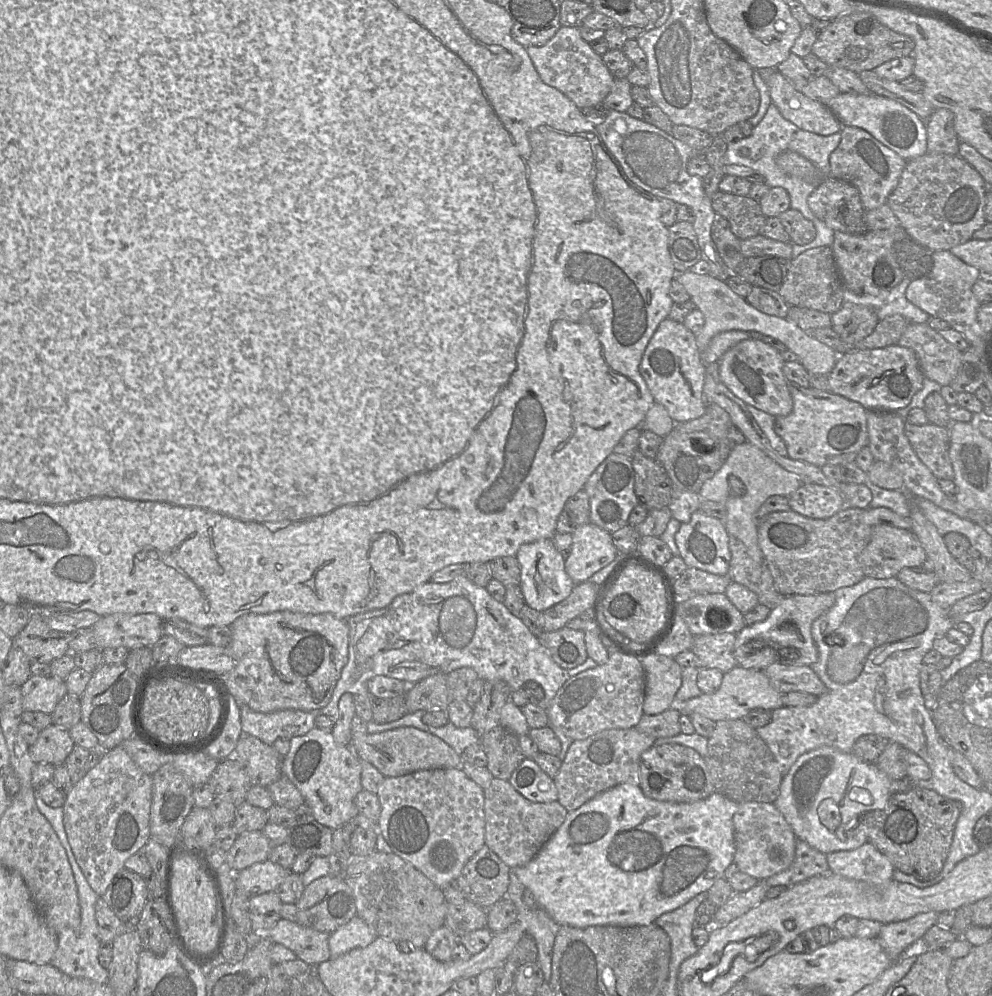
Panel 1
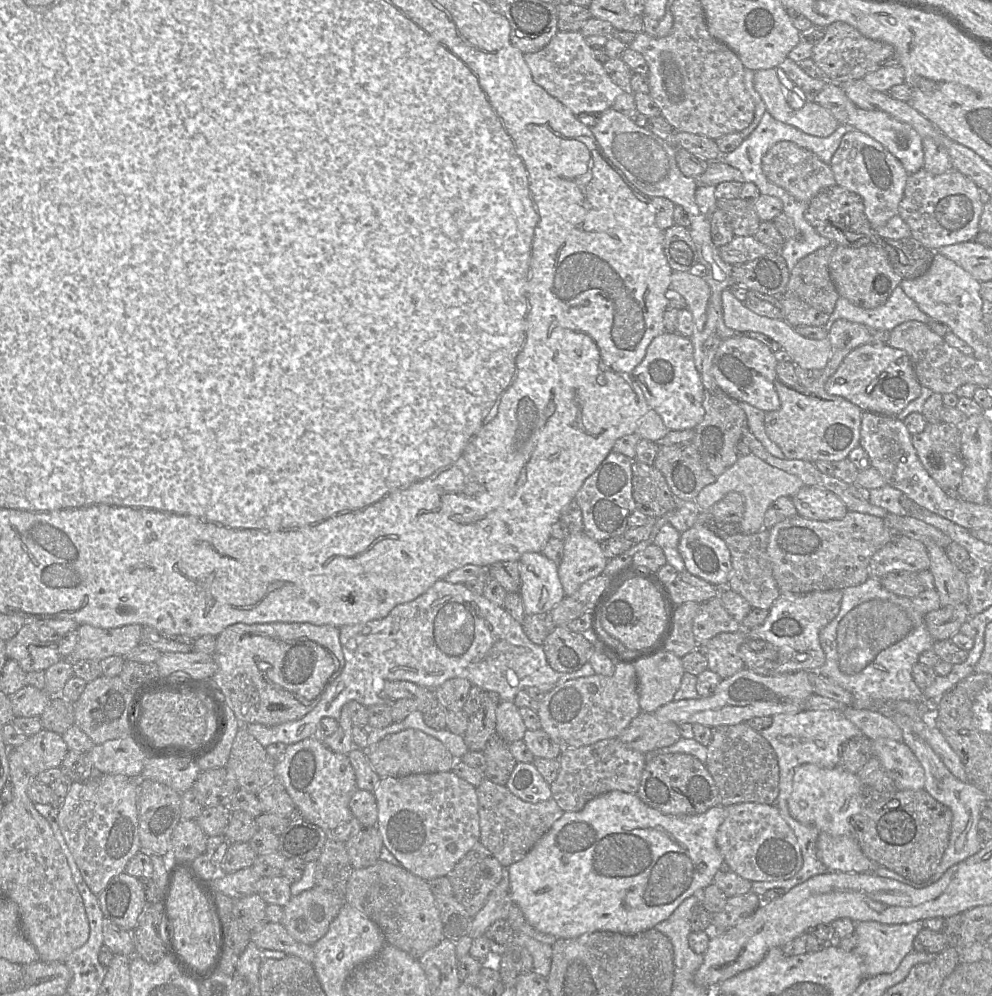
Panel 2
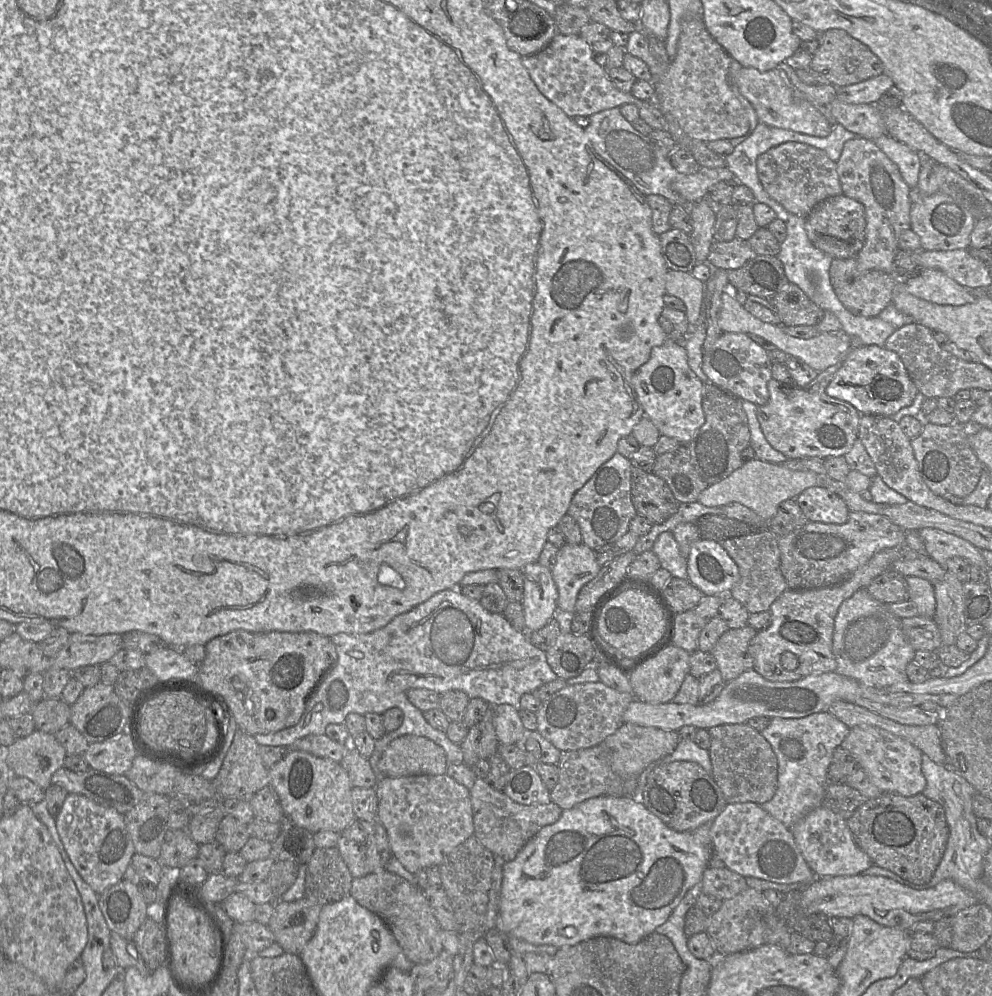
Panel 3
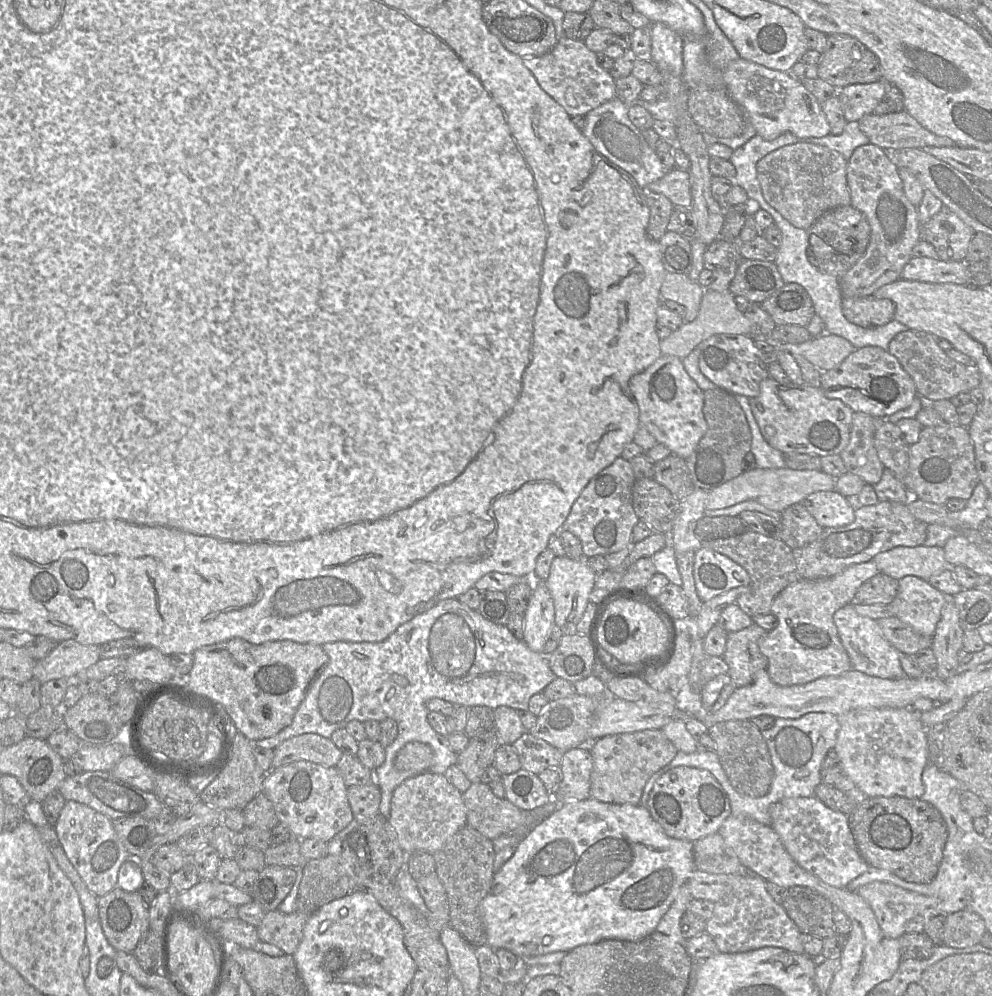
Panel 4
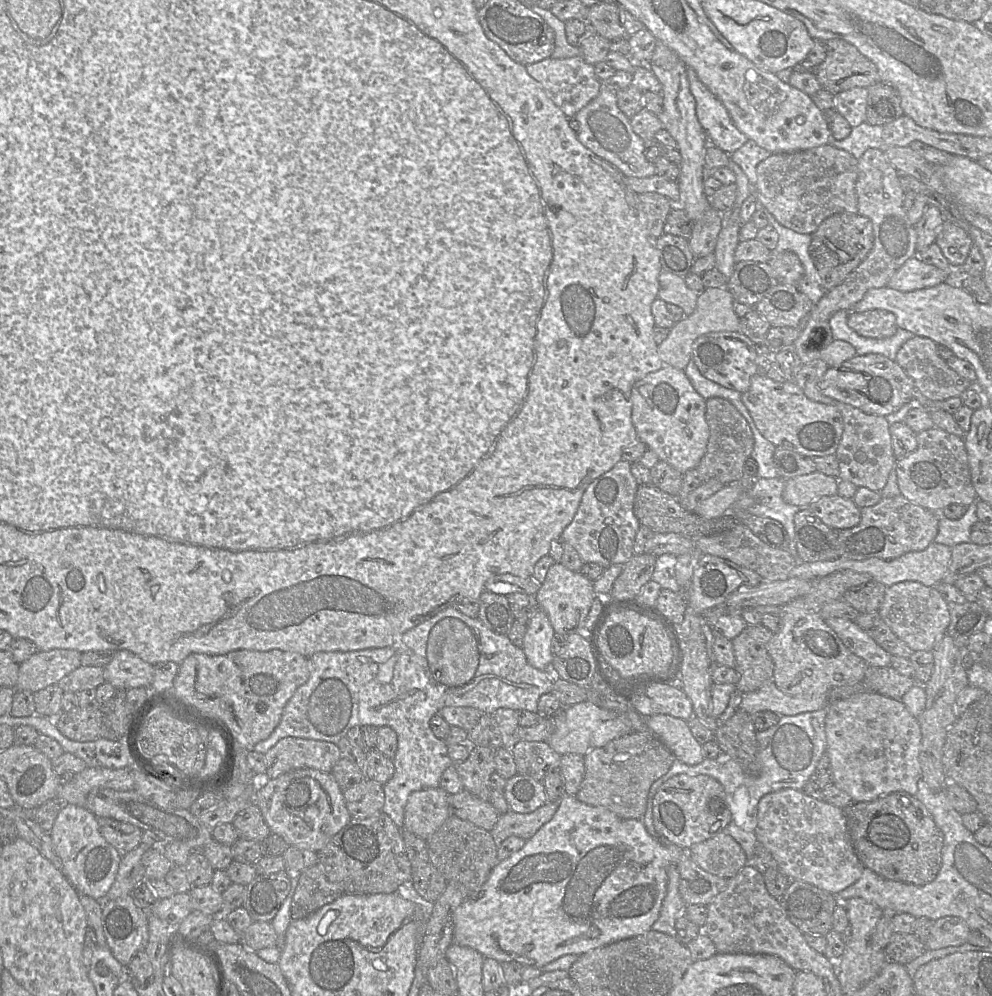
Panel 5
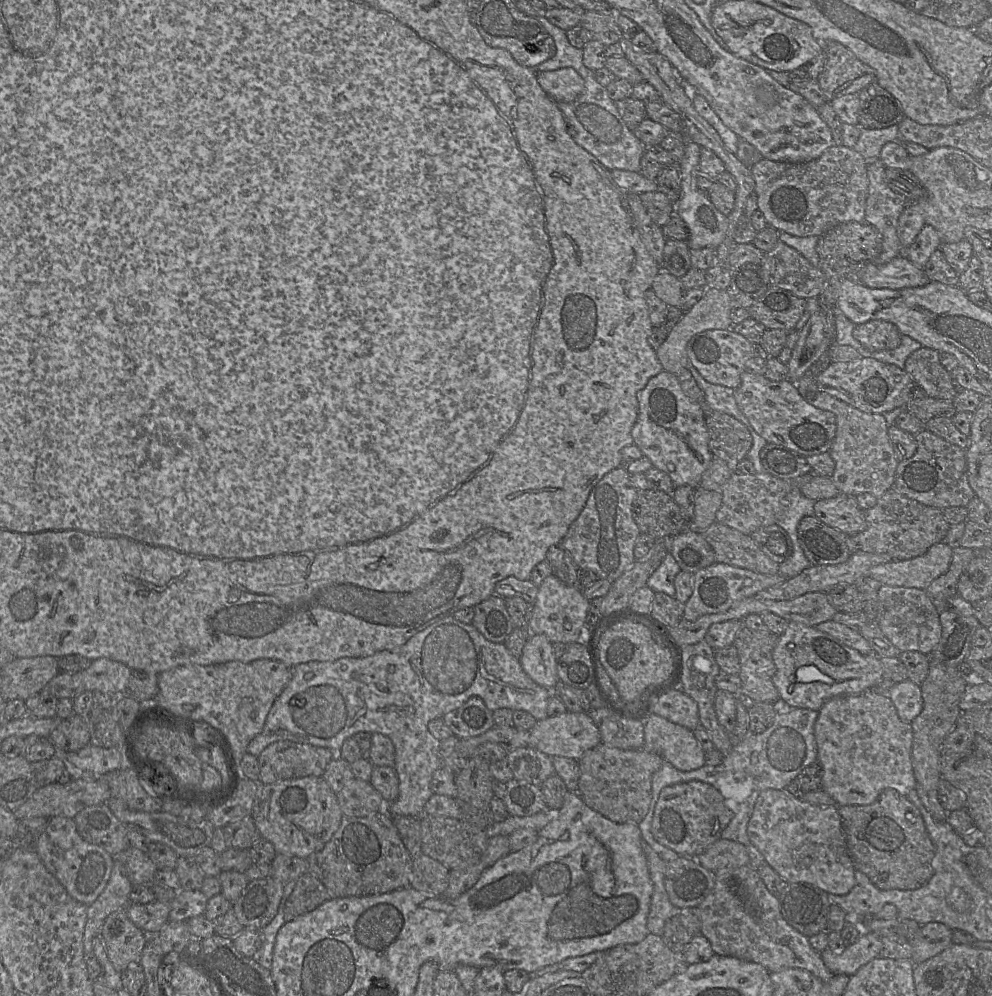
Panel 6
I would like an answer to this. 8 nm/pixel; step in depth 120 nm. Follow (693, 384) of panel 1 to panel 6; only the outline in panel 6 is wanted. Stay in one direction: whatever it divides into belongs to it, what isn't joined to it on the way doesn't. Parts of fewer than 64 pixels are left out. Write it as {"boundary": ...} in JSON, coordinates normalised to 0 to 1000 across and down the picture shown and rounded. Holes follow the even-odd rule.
{"boundary":[[[669,371],[653,383],[642,401],[644,415],[636,433],[639,446],[660,470],[675,478],[680,490],[690,487],[704,490],[719,461],[708,410],[690,396],[682,378]]]}

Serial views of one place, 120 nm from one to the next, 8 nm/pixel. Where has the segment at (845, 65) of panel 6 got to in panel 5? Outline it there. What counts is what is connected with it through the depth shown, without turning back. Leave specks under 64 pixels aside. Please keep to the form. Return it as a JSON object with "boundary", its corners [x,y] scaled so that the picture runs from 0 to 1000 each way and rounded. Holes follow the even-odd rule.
{"boundary":[[[850,39],[833,41],[832,60],[822,68],[830,89],[840,95],[862,87],[875,88],[887,81],[883,65]]]}

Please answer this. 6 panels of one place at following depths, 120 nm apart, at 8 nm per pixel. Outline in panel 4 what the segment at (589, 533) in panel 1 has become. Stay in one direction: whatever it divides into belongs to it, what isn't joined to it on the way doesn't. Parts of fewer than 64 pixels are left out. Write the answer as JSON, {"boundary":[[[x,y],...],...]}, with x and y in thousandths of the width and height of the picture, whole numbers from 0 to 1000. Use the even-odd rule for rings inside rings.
{"boundary":[[[560,558],[549,582],[559,611],[559,627],[568,630],[587,620],[600,591],[602,576],[591,560],[576,561]]]}

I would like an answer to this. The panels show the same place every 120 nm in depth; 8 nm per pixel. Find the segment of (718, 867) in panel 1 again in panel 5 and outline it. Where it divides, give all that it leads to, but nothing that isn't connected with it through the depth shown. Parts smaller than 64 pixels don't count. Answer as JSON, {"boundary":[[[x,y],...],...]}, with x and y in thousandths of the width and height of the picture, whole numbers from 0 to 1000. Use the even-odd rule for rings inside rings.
{"boundary":[[[569,797],[564,803],[564,809],[557,821],[531,843],[523,854],[511,862],[503,864],[496,872],[481,901],[470,903],[459,914],[457,947],[477,952],[488,961],[497,962],[503,966],[520,965],[527,970],[546,971],[572,958],[587,959],[600,952],[644,940],[657,934],[657,929],[664,921],[672,894],[672,870],[681,868],[692,858],[693,853],[676,846],[666,846],[664,841],[656,839],[646,823],[627,822],[609,810],[596,809],[586,805],[581,799]]]}

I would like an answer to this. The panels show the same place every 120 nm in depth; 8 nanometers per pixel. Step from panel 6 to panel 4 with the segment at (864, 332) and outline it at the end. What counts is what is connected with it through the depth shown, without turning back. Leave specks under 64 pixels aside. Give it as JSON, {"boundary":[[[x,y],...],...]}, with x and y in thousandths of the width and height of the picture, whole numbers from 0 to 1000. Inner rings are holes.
{"boundary":[[[879,297],[850,299],[850,315],[853,320],[869,328],[888,327],[902,317],[902,304],[897,300]]]}

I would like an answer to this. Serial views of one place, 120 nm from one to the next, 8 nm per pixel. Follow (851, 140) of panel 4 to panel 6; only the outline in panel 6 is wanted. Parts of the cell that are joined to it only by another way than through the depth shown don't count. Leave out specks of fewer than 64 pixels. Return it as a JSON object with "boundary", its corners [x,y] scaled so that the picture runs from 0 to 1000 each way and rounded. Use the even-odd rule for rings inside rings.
{"boundary":[[[905,124],[889,130],[868,129],[866,139],[860,151],[866,154],[873,162],[887,161],[889,148],[896,143],[905,142]]]}

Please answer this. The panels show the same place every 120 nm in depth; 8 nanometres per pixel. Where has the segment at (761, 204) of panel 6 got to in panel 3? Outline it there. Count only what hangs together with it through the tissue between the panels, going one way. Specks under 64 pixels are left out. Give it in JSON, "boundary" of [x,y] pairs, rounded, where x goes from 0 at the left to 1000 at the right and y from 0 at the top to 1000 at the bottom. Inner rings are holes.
{"boundary":[[[791,143],[765,156],[762,163],[765,181],[774,196],[794,213],[813,219],[831,200],[850,194],[843,163],[815,145]]]}

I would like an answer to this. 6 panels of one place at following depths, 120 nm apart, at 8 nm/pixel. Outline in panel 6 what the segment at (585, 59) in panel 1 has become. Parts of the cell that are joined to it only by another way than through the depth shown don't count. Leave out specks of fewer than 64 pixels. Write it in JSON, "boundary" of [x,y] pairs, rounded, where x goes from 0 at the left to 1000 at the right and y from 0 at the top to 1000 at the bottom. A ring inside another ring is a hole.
{"boundary":[[[576,67],[540,72],[546,89],[561,103],[576,102],[588,91],[588,78]]]}

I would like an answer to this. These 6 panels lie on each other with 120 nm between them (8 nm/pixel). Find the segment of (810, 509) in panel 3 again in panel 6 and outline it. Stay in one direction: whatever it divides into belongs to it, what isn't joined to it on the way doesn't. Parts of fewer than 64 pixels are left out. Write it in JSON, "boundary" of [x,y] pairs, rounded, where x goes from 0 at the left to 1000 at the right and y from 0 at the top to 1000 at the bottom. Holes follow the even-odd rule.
{"boundary":[[[850,495],[823,503],[821,517],[831,526],[854,537],[864,536],[874,530],[871,512],[863,500]]]}

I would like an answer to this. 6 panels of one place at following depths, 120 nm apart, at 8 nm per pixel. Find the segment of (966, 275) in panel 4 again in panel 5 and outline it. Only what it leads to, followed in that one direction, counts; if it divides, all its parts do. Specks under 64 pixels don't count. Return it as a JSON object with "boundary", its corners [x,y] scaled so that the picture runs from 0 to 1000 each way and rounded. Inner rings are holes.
{"boundary":[[[924,257],[916,259],[898,278],[894,287],[916,293],[960,282],[963,271],[951,271],[934,265]]]}

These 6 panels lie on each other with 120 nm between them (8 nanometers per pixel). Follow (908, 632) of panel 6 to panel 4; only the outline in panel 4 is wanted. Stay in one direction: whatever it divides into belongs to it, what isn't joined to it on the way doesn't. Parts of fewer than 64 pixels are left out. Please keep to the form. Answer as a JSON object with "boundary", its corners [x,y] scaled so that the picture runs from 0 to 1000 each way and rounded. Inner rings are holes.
{"boundary":[[[913,578],[905,582],[904,597],[894,609],[900,619],[924,636],[941,640],[955,601],[934,583]]]}

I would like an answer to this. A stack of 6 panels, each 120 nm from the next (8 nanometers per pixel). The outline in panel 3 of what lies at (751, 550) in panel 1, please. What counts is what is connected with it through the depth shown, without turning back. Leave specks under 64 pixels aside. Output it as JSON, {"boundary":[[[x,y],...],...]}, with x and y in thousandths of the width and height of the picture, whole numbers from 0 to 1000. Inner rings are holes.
{"boundary":[[[763,460],[751,463],[748,468],[746,470],[744,470],[743,472],[741,472],[740,474],[738,474],[734,479],[732,479],[731,481],[719,486],[719,487],[715,487],[712,491],[710,491],[706,497],[704,498],[703,503],[707,506],[709,506],[710,508],[713,509],[729,509],[733,506],[736,505],[746,505],[752,509],[754,509],[755,511],[759,512],[760,514],[762,514],[768,521],[770,521],[771,523],[775,523],[777,520],[779,520],[784,512],[785,507],[793,502],[793,501],[802,501],[802,499],[809,494],[811,491],[819,489],[819,488],[827,488],[828,487],[828,479],[834,479],[834,478],[826,478],[824,475],[817,473],[817,472],[807,472],[807,473],[803,473],[803,472],[796,472],[793,471],[791,469],[789,469],[786,466],[782,466],[782,465],[776,465],[776,464],[771,464],[768,462],[765,462]]]}

